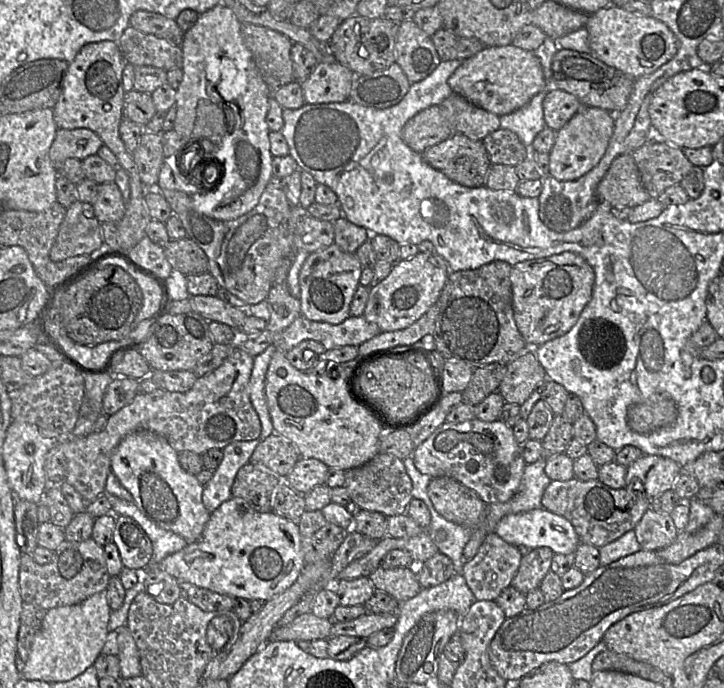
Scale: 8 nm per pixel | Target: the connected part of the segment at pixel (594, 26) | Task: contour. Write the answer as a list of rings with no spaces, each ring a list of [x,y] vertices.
[[[612,4],[589,14],[584,28],[588,32],[590,54],[633,79],[653,73],[672,59],[678,49],[678,40],[666,24]]]

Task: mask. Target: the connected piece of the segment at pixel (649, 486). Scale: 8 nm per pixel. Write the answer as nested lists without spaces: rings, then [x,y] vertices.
[[[643,455],[627,467],[626,487],[641,491],[649,500],[674,487],[682,467],[674,460]]]

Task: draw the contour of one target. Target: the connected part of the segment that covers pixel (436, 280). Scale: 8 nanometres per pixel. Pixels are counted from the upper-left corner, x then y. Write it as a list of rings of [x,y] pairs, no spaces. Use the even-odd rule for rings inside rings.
[[[419,252],[411,258],[399,260],[393,264],[390,274],[376,286],[370,288],[363,316],[369,322],[376,323],[382,332],[404,329],[416,322],[438,300],[450,273],[447,261],[434,252]]]

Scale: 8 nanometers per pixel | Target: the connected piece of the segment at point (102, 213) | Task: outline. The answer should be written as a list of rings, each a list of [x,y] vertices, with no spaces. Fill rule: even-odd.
[[[114,182],[99,184],[98,194],[92,203],[97,219],[116,224],[125,213],[125,201],[119,187]]]

